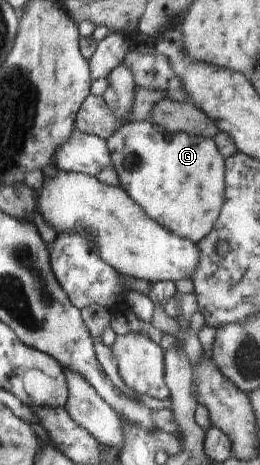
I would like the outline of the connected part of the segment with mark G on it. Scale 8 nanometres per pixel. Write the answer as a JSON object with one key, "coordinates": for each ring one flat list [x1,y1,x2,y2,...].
{"coordinates":[[150,120,124,122,107,140,112,165,120,178,119,186,145,214,179,238,197,244,214,227,224,203,225,159,213,139,186,132,172,133]]}

